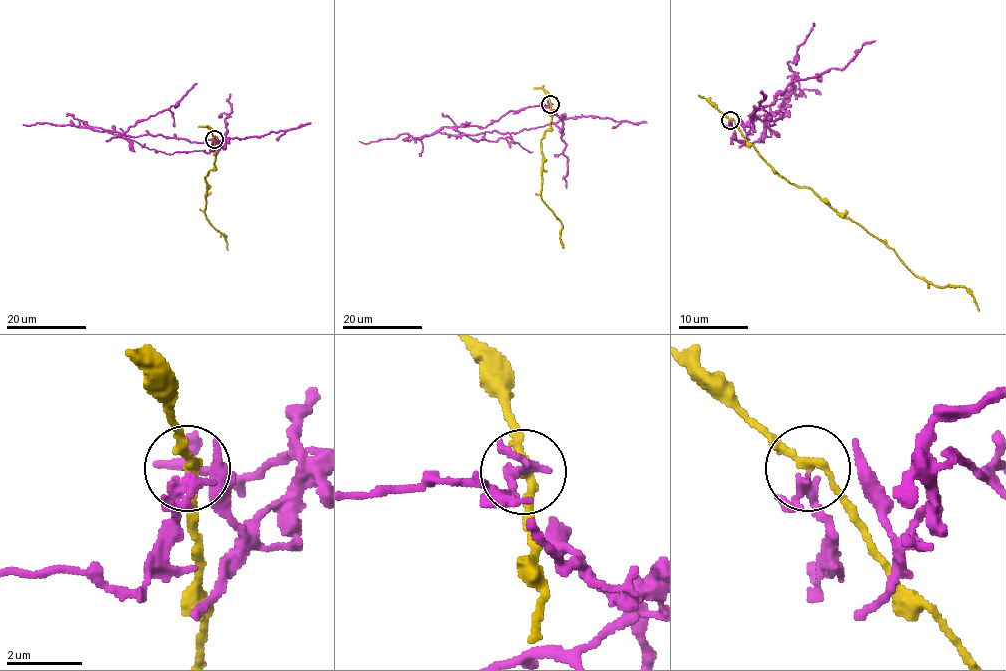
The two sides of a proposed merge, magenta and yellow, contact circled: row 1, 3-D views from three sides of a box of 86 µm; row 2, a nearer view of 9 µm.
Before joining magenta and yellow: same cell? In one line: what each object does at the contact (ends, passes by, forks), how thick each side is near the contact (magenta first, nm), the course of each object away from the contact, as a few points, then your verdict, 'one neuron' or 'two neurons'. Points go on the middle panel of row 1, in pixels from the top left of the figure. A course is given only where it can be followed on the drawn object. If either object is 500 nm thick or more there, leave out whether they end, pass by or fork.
magenta passes by | yellow passes by | 240/190 nm | magenta via (549, 104), (509, 111), (484, 128), (457, 131), (460, 136), (520, 132), (556, 123), (560, 117), (566, 188) | yellow via (549, 104), (550, 127), (540, 140), (540, 198), (561, 224), (559, 238), (563, 248) | two neurons

